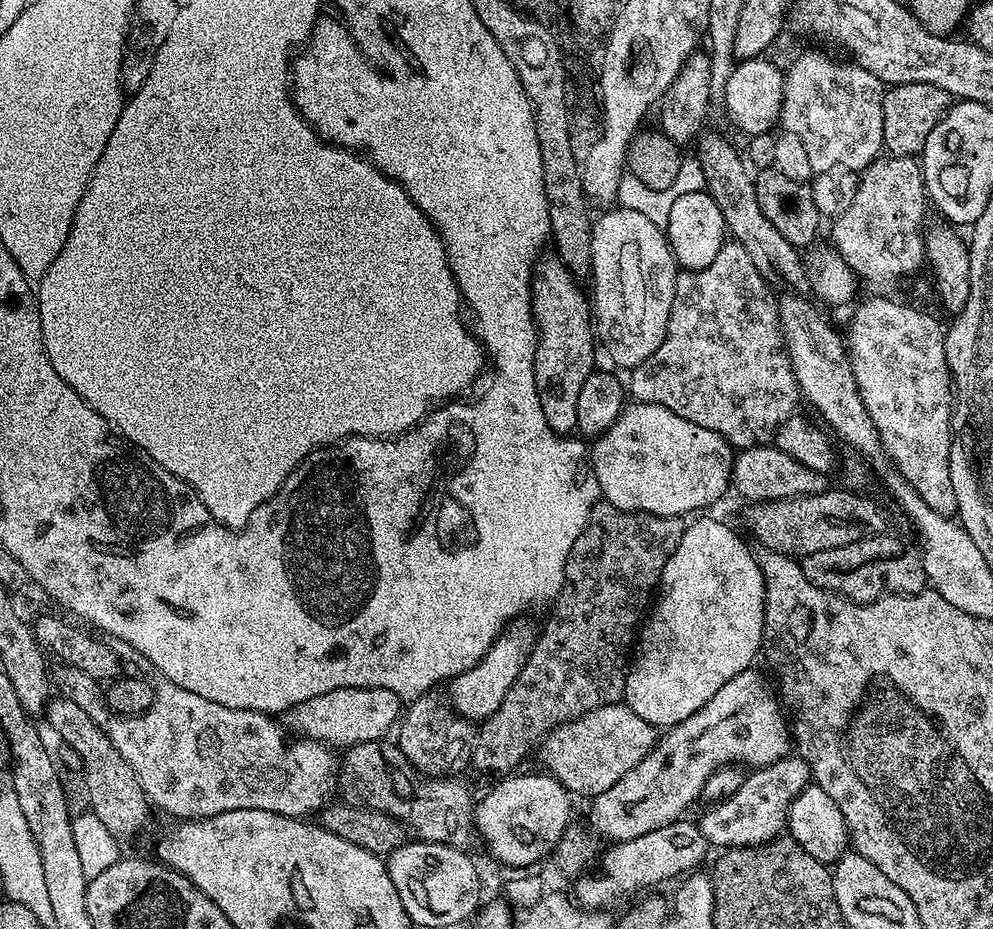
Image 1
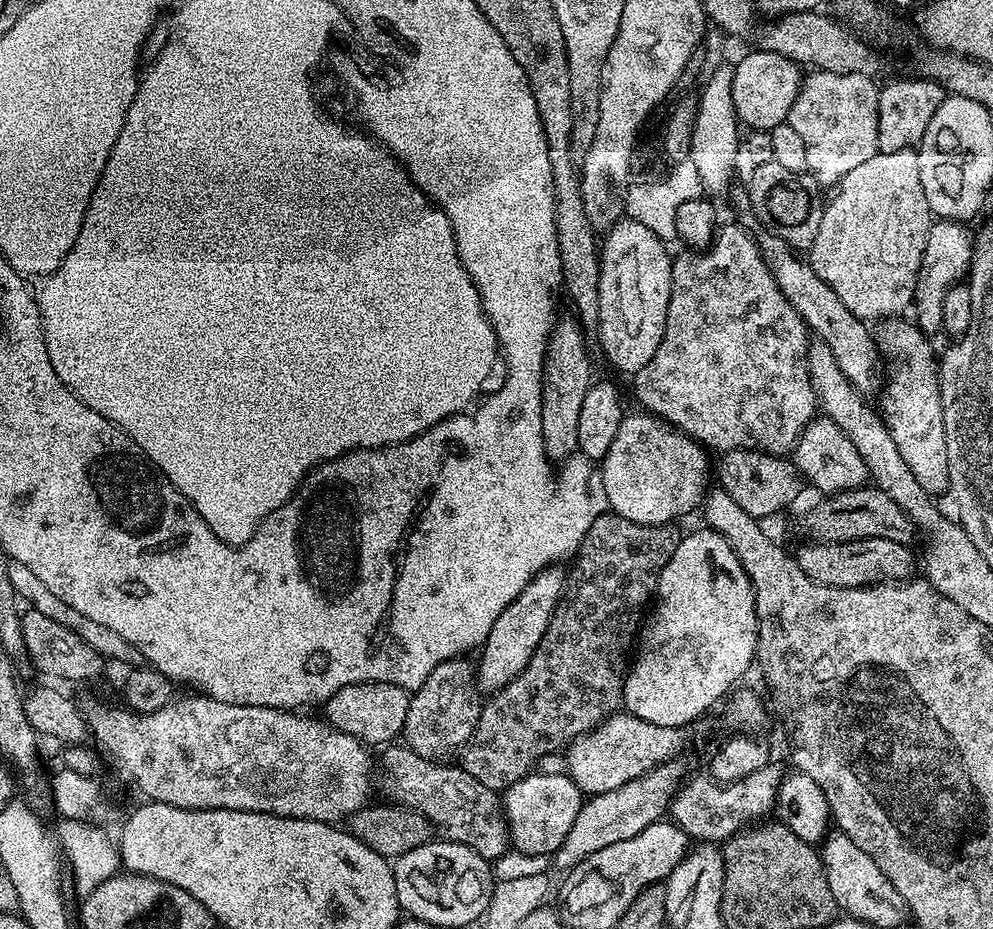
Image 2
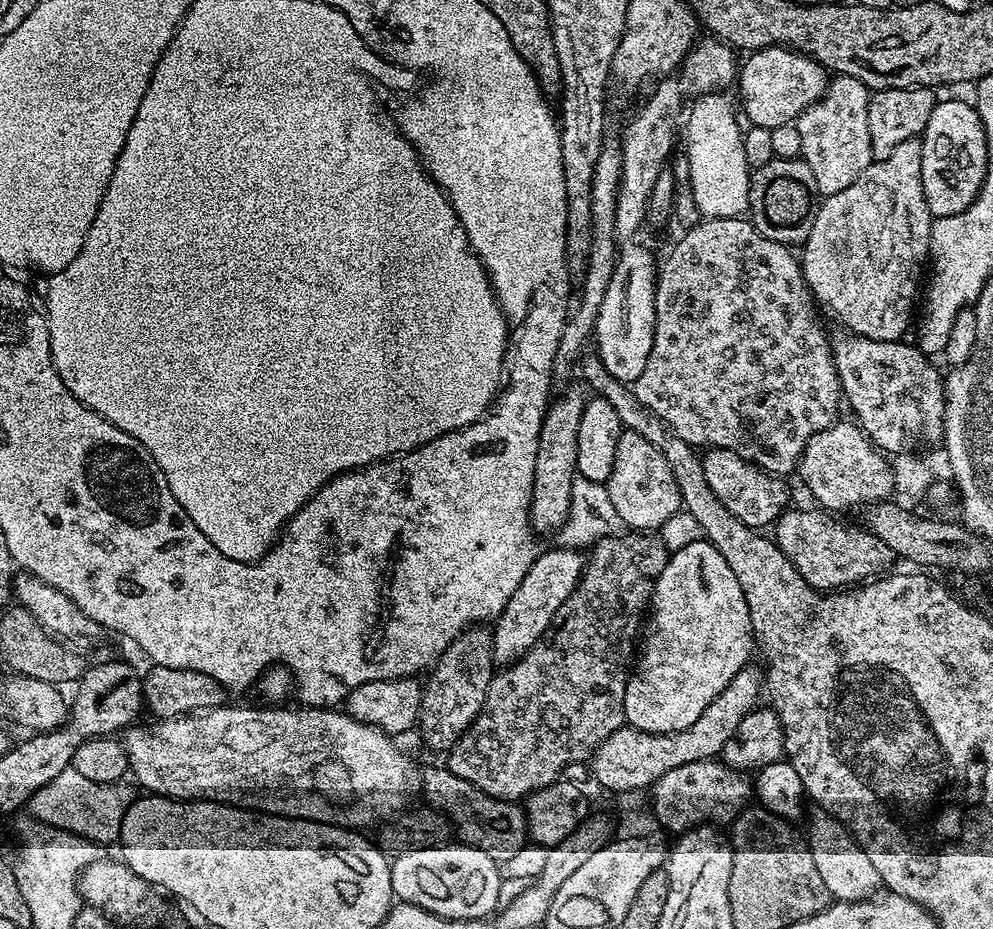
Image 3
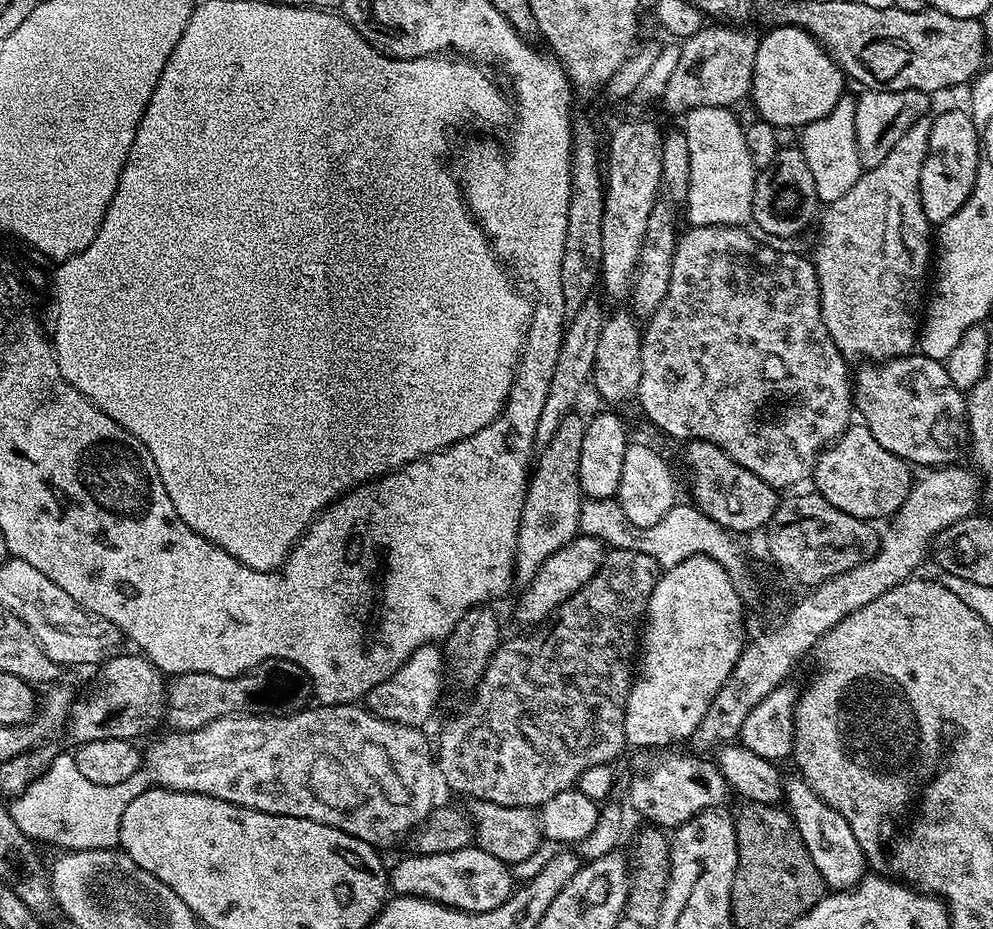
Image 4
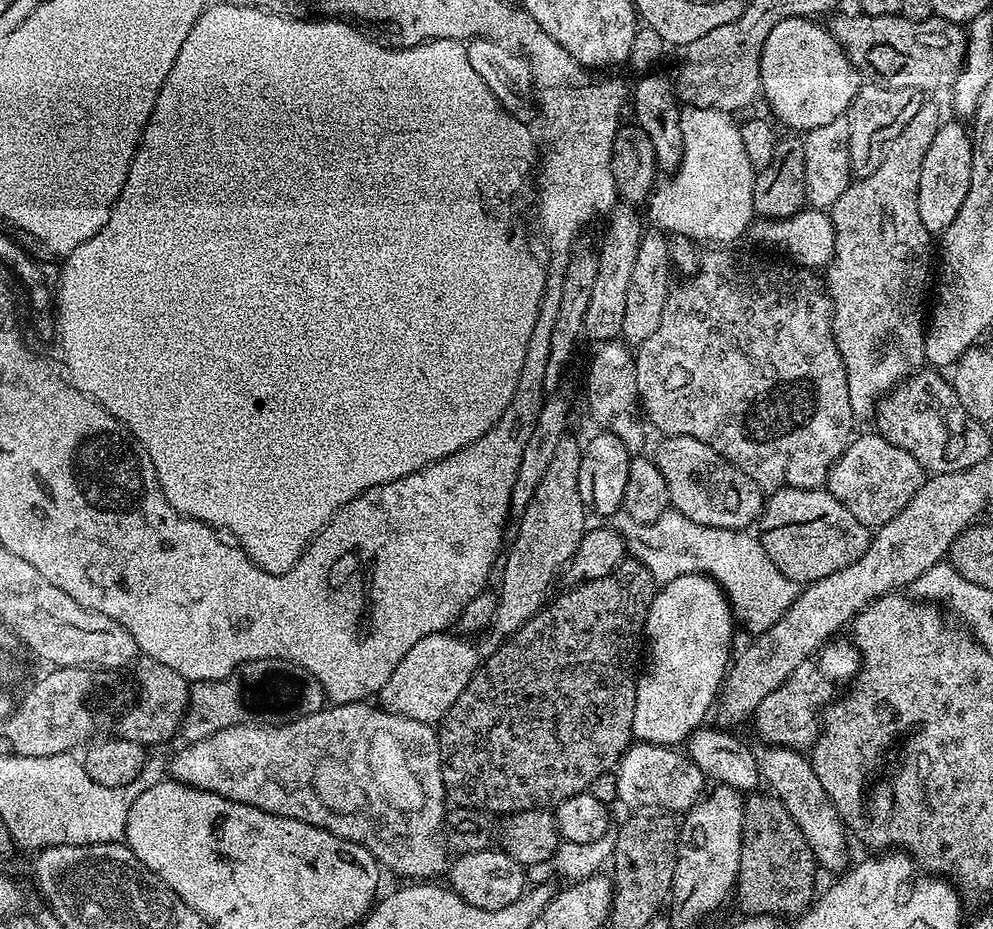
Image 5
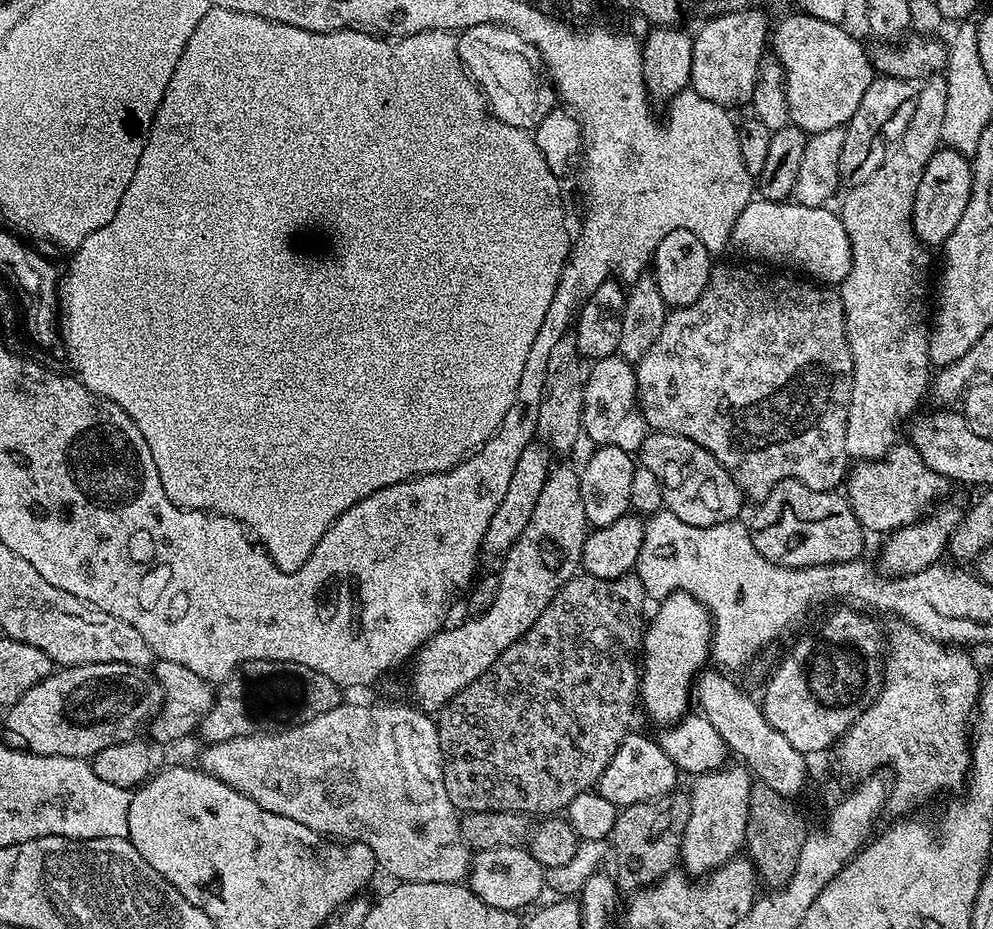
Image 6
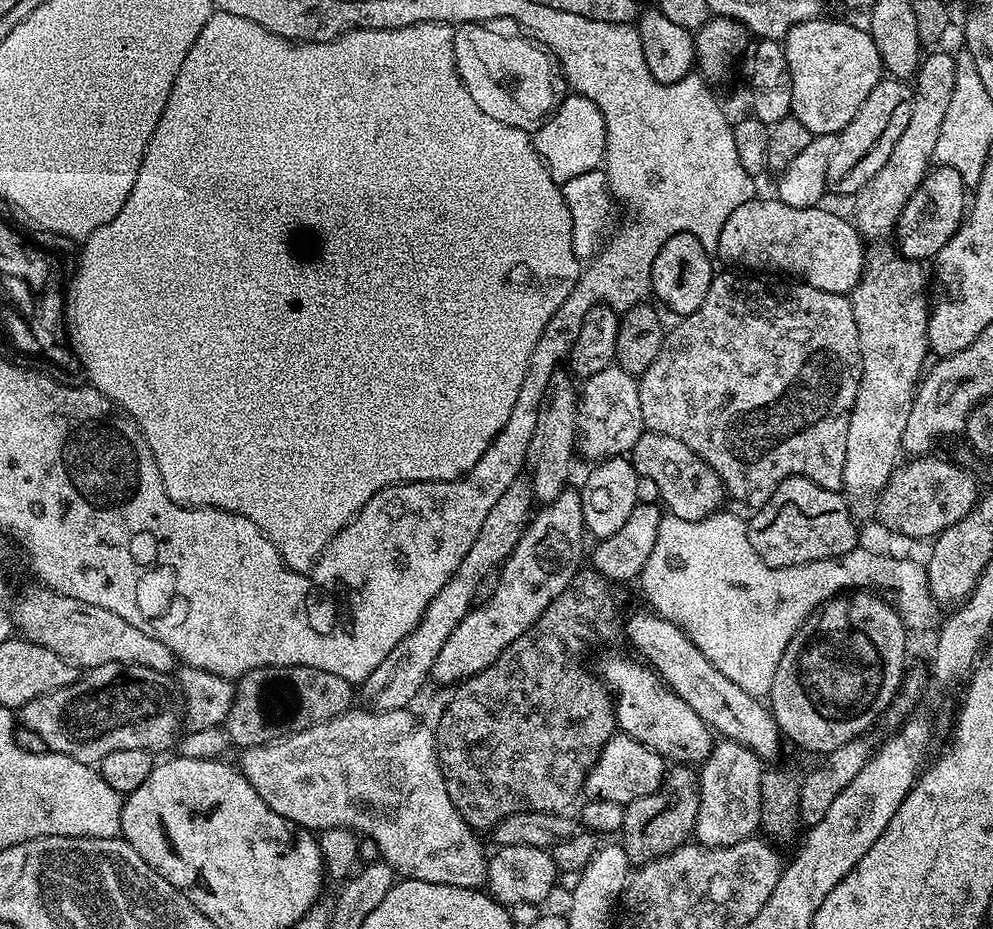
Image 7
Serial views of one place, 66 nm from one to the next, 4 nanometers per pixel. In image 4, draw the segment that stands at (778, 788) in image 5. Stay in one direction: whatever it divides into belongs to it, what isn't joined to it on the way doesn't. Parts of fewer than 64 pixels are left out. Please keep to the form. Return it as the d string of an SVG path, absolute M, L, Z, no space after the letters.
M792 774L789 780L787 777L783 781L783 785L786 811L796 823L802 842L806 842L806 850L810 850L810 858L814 858L814 866L818 866L818 874L825 885L832 890L855 888L866 875L866 861L862 846L858 846L858 838L854 838L854 830L850 830L850 822L846 822L838 810L822 802L803 776Z

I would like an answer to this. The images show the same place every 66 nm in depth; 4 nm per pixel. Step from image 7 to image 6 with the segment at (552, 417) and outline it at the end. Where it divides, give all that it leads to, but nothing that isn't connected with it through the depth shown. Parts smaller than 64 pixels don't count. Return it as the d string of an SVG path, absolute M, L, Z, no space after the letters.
M565 334L550 350L550 358L546 361L546 382L538 406L536 434L553 453L568 452L582 440L585 379L586 368L582 363L575 335Z

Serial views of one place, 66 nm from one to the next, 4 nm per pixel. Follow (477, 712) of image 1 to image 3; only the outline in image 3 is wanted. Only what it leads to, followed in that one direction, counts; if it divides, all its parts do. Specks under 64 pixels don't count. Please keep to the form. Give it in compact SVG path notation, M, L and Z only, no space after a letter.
M567 546L552 548L549 552L541 551L530 566L526 578L518 582L518 590L510 594L510 602L494 620L492 628L492 659L497 665L507 666L514 663L531 650L544 637L558 606L570 598L580 576L584 573L586 556L583 551Z

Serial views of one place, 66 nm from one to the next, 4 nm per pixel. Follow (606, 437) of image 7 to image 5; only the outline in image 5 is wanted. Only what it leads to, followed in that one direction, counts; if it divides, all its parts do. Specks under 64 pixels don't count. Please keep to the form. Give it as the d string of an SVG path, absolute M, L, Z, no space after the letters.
M619 339L606 340L592 356L592 365L588 368L588 408L594 419L600 423L601 429L612 432L628 447L629 453L640 454L644 449L644 428L646 420L642 415L640 391L638 390L638 374L636 373L636 357L633 349Z

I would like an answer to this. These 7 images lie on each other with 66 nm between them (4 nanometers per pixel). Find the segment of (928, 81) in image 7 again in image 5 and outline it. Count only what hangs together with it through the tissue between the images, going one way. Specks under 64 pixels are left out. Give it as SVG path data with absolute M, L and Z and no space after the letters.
M922 102L918 106L914 118L910 118L910 122L906 122L906 127L902 130L902 134L898 138L894 138L894 142L884 152L882 162L874 170L874 174L853 179L852 183L848 185L848 189L842 194L842 198L838 198L838 202L834 202L834 206L830 209L836 237L834 238L832 262L826 269L826 287L828 289L828 296L832 300L832 333L834 334L834 342L842 354L842 362L846 366L846 382L850 390L850 406L852 407L852 415L857 421L871 421L881 399L887 396L896 385L908 379L912 373L921 371L926 364L924 359L924 329L926 327L926 300L924 304L924 295L927 292L929 295L930 292L928 267L931 264L933 267L934 264L934 236L933 233L926 230L926 226L922 226L922 217L918 215L918 190L920 189L920 179L922 178L922 158L926 158L926 150L930 150L930 142L934 142L934 134L938 134L941 123L942 117L940 117L939 106Z

